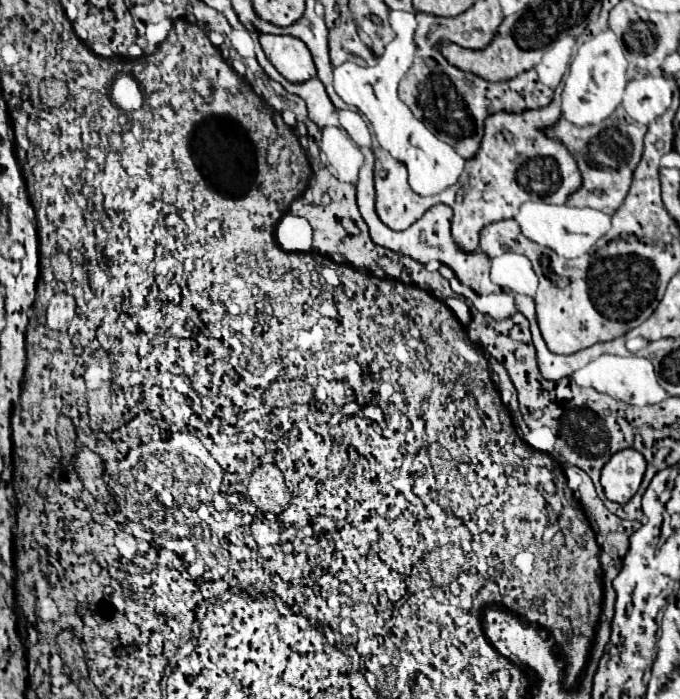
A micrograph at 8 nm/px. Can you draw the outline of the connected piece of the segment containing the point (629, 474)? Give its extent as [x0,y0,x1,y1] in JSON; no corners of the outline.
[601,448,645,502]

